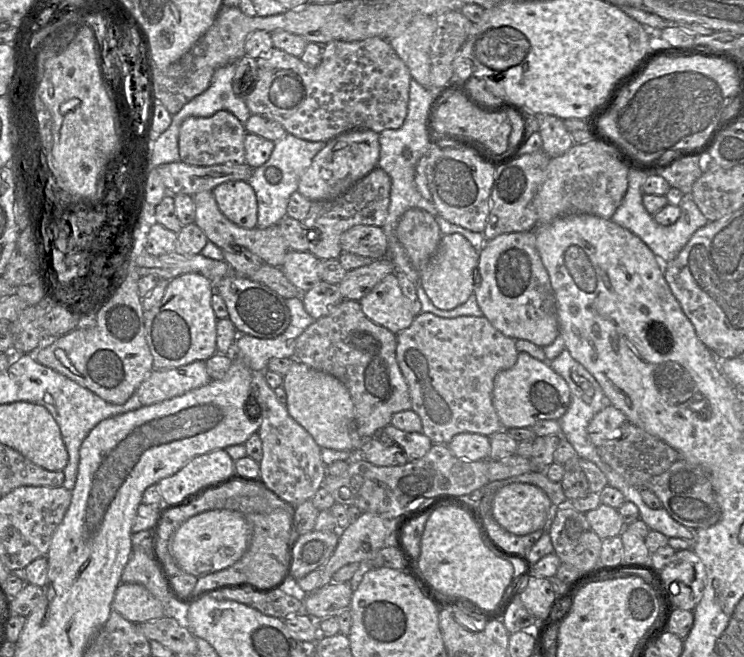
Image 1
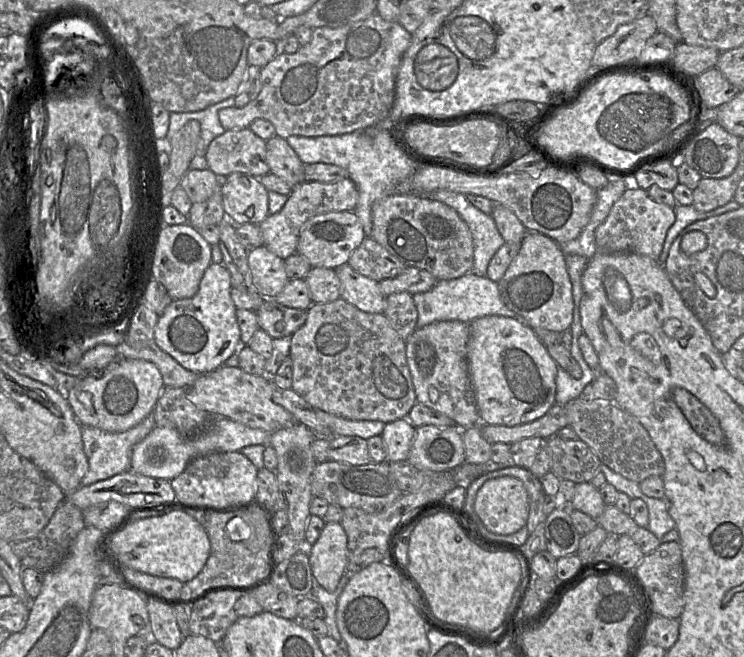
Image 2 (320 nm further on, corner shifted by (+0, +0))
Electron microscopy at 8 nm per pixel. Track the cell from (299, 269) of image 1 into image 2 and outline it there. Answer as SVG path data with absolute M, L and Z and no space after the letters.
M264 245L248 252L248 265L253 284L264 298L277 296L289 281L284 260Z

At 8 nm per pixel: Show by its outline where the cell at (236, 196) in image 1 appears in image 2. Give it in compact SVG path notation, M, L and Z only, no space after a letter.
M232 173L220 180L220 188L226 218L234 225L259 225L268 217L268 190L258 178Z

